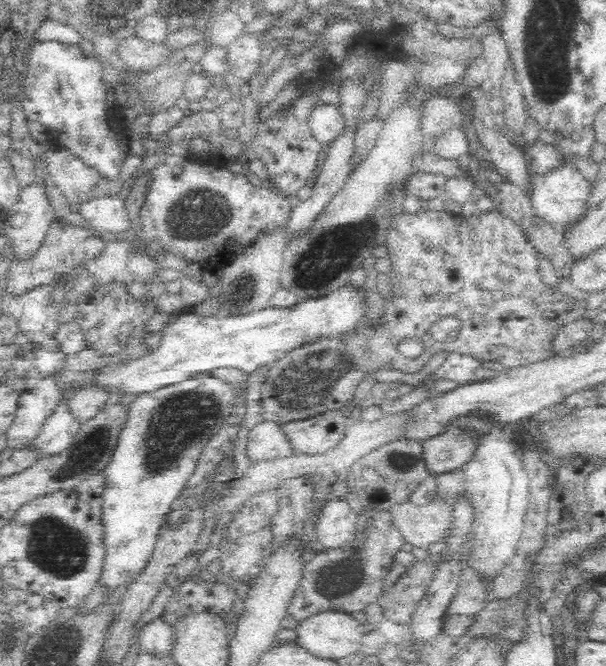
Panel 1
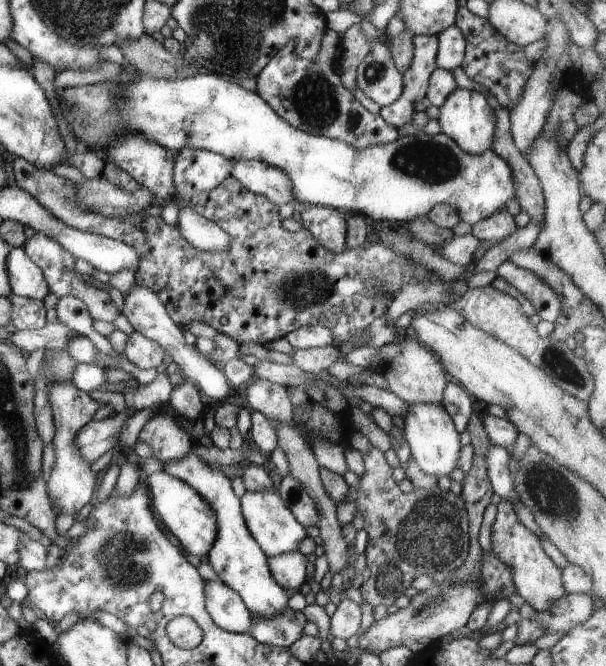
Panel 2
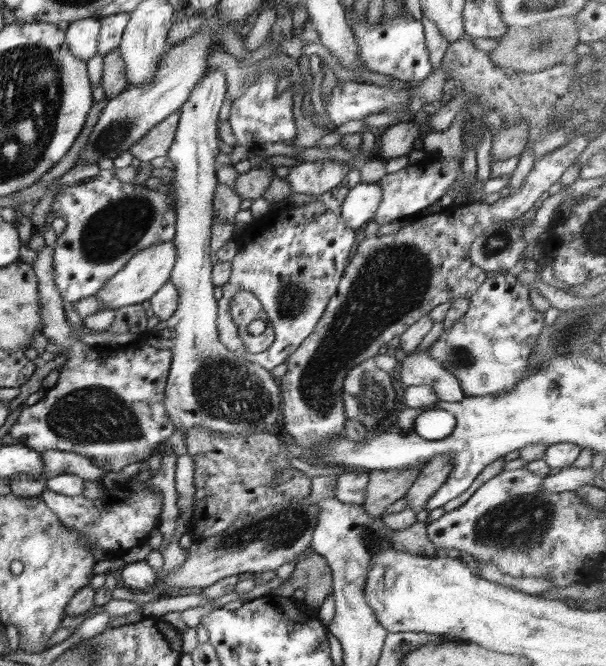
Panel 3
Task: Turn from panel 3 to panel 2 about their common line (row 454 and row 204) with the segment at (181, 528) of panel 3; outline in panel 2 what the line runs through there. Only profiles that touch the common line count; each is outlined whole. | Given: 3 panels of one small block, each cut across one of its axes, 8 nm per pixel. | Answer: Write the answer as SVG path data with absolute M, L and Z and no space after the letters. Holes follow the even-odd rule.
M177 196L178 200L185 202L183 207L179 210L179 217L177 222L177 227L179 228L180 234L197 249L203 251L227 251L232 249L232 239L229 238L227 232L222 230L218 224L204 218L201 214L198 214L189 203L189 200L180 198Z

